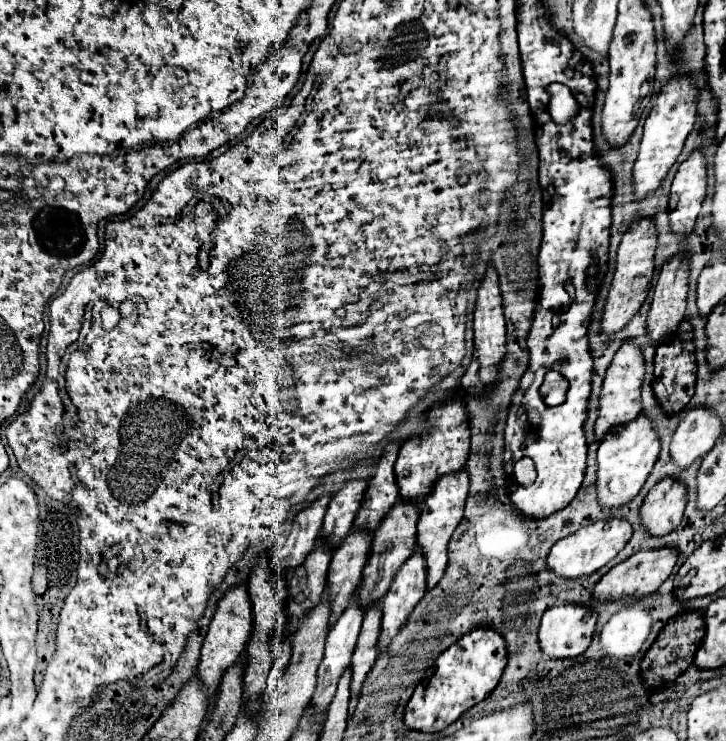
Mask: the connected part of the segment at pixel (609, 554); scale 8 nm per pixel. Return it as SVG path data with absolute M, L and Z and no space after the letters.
M609 518L601 522L593 522L589 526L583 526L575 534L559 540L553 550L549 552L547 566L555 574L561 574L565 578L579 578L597 572L601 566L605 566L609 560L613 560L629 542L633 536L633 526L625 518Z

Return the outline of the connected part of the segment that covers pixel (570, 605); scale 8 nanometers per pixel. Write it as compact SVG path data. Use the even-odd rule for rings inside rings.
M555 602L543 614L543 620L541 620L541 628L539 628L541 650L547 656L555 656L555 658L575 658L589 648L595 634L595 624L597 624L595 610L581 606L577 602Z

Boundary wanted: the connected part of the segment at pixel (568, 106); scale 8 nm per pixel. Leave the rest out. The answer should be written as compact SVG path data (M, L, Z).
M553 84L553 86L549 86L549 94L551 94L551 102L549 102L551 118L557 124L569 122L569 118L573 118L573 114L577 114L577 102L575 102L571 90L567 86Z

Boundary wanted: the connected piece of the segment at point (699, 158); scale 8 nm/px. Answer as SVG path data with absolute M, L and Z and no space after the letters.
M693 150L691 156L685 162L681 162L669 194L669 218L675 234L687 234L693 230L705 194L707 194L705 154L701 150Z

